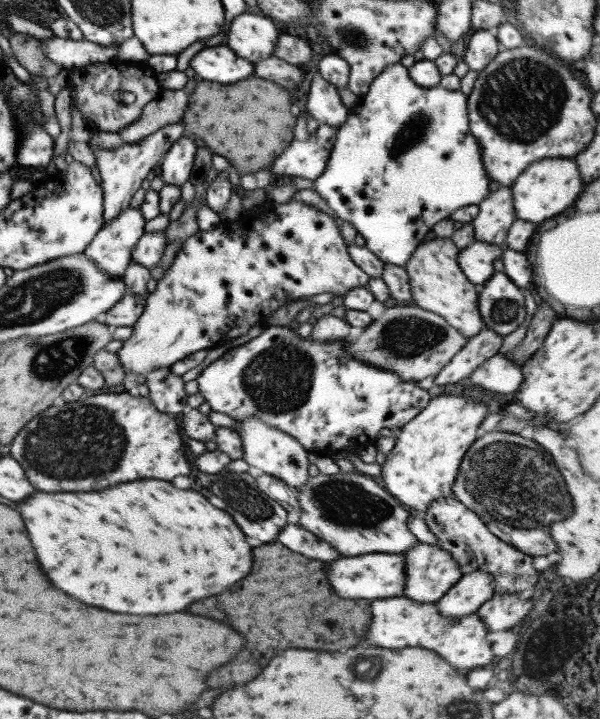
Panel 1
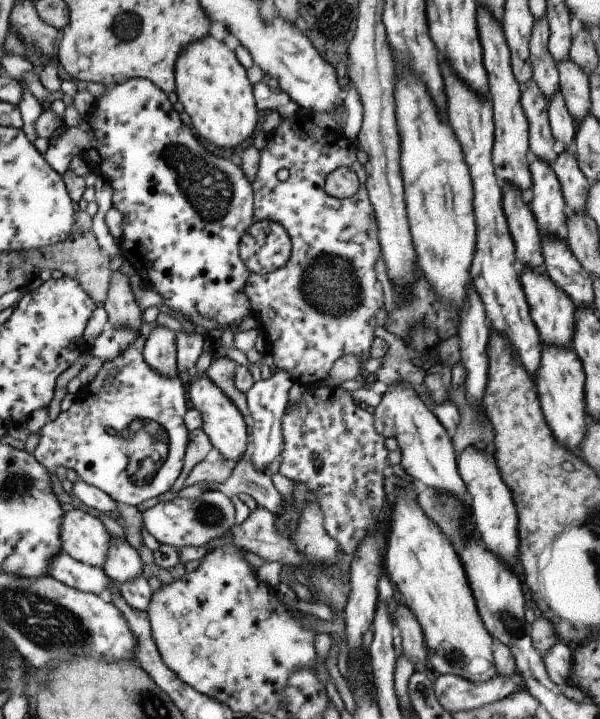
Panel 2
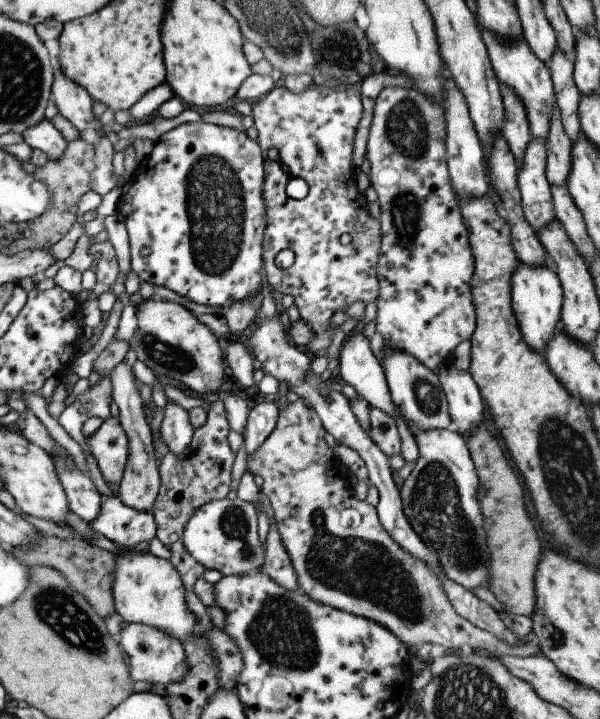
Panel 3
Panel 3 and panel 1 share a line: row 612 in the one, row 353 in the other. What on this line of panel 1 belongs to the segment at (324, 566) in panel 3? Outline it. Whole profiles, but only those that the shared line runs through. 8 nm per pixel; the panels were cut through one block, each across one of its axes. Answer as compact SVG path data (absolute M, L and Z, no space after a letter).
M410 303L387 307L364 329L360 337L345 341L346 351L358 361L397 373L398 379L405 382L417 383L426 376L435 376L466 343L466 338L440 316Z

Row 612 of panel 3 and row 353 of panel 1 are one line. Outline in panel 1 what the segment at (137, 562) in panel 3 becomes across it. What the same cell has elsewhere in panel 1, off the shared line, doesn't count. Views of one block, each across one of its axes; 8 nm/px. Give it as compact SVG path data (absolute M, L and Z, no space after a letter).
M291 199L276 206L274 210L267 214L263 221L249 222L245 219L236 221L223 219L221 224L204 231L199 230L197 234L191 235L183 241L180 249L176 251L171 266L164 271L162 278L156 280L153 292L147 294L142 313L132 326L132 335L123 342L122 347L116 354L120 365L123 367L125 378L131 379L134 374L145 374L154 368L169 368L174 362L184 359L187 355L193 354L198 350L211 349L212 347L225 344L225 342L229 342L229 340L233 340L237 336L243 336L251 326L260 323L262 318L266 318L288 301L296 301L303 296L315 296L315 294L323 294L323 292L331 292L337 298L341 298L348 290L365 287L369 276L357 268L349 258L345 242L337 229L338 224L326 213L321 212L311 204Z

